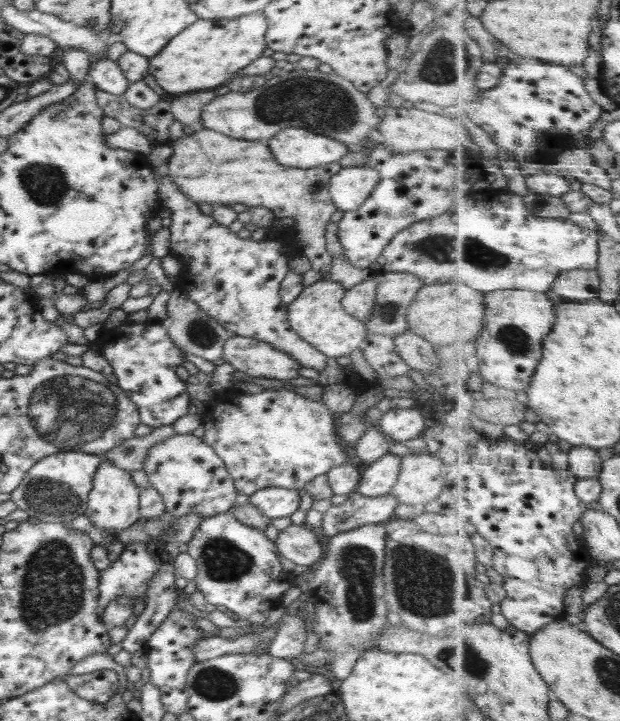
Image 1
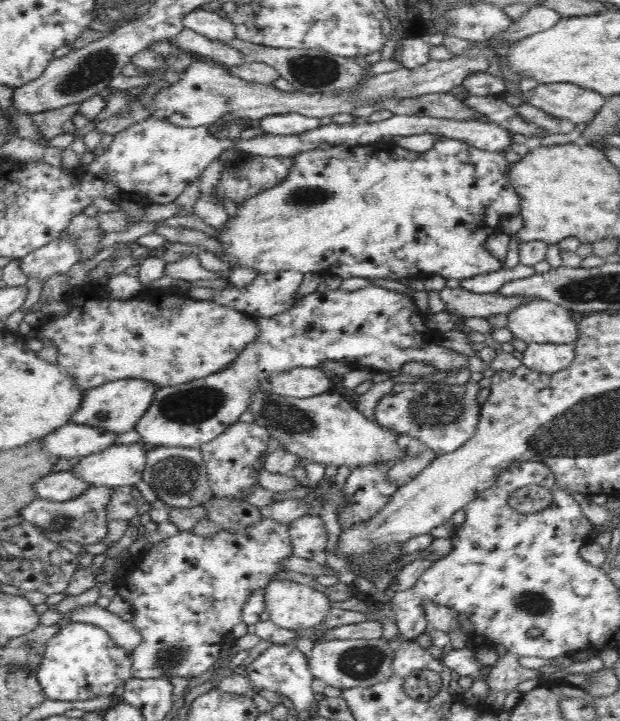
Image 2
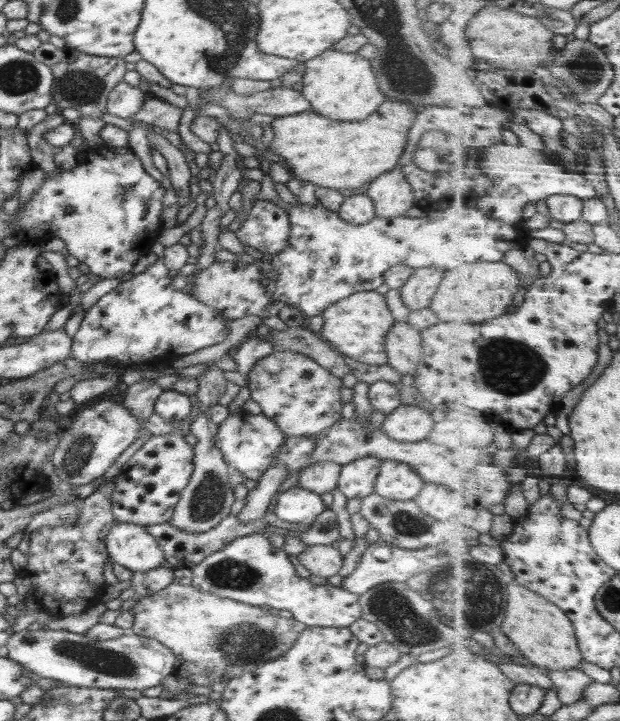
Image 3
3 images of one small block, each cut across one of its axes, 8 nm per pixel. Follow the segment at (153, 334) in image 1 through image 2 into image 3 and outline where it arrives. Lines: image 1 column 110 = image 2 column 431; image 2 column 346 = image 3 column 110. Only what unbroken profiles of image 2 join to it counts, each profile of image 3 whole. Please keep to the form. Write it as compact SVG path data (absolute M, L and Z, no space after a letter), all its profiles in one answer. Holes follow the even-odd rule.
M155 242L151 253L158 258L155 265L105 294L85 313L80 329L73 337L71 356L83 363L91 361L144 361L158 357L177 358L200 348L221 343L230 334L230 320L218 310L196 300L184 290L175 290L164 265L164 245Z

